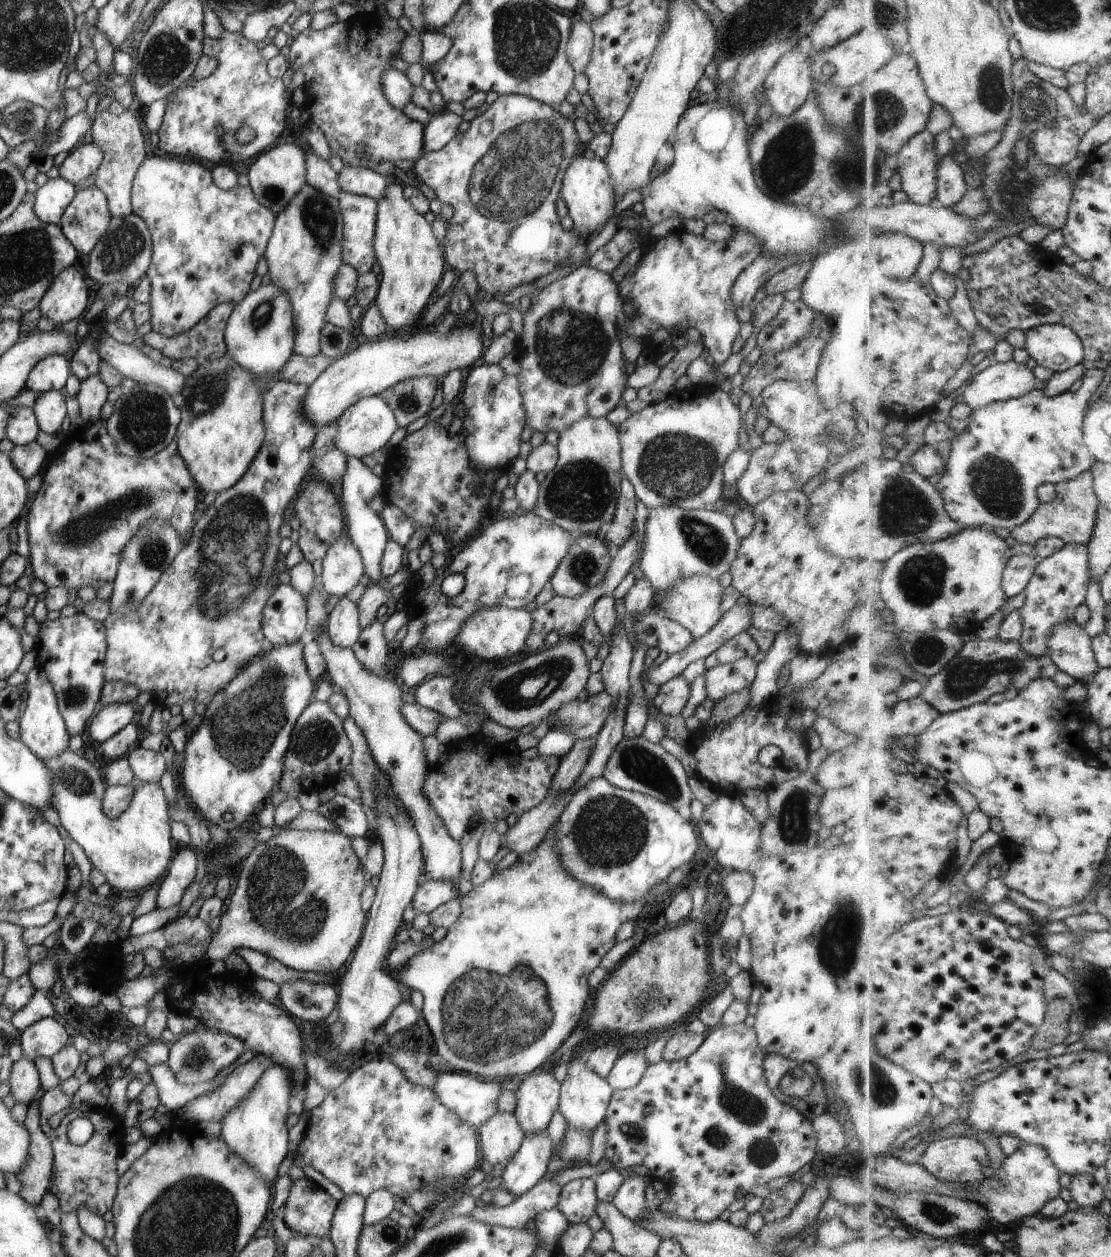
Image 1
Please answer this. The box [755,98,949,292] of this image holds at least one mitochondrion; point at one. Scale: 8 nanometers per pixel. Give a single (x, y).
(787, 163)

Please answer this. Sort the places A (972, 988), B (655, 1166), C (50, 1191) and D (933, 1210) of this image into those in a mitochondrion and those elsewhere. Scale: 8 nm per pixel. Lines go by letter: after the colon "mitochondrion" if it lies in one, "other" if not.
A: other
B: other
C: other
D: mitochondrion

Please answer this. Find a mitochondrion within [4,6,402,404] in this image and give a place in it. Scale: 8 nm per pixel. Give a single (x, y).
(165, 58)

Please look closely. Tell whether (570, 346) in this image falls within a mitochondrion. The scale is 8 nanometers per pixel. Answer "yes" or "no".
yes

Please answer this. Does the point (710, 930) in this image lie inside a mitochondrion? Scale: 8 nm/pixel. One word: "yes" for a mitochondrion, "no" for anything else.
no

